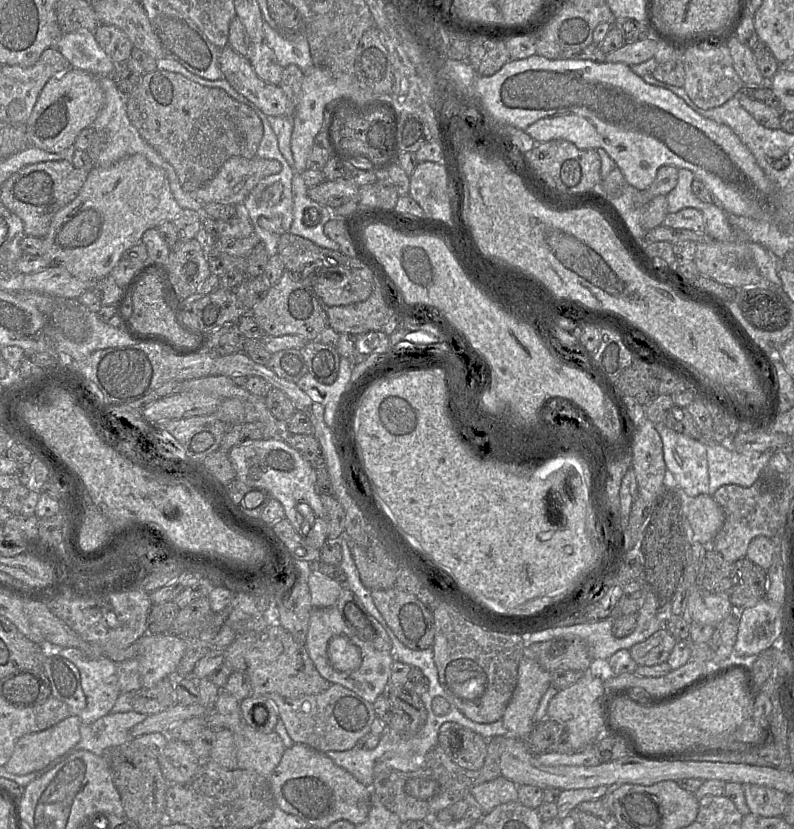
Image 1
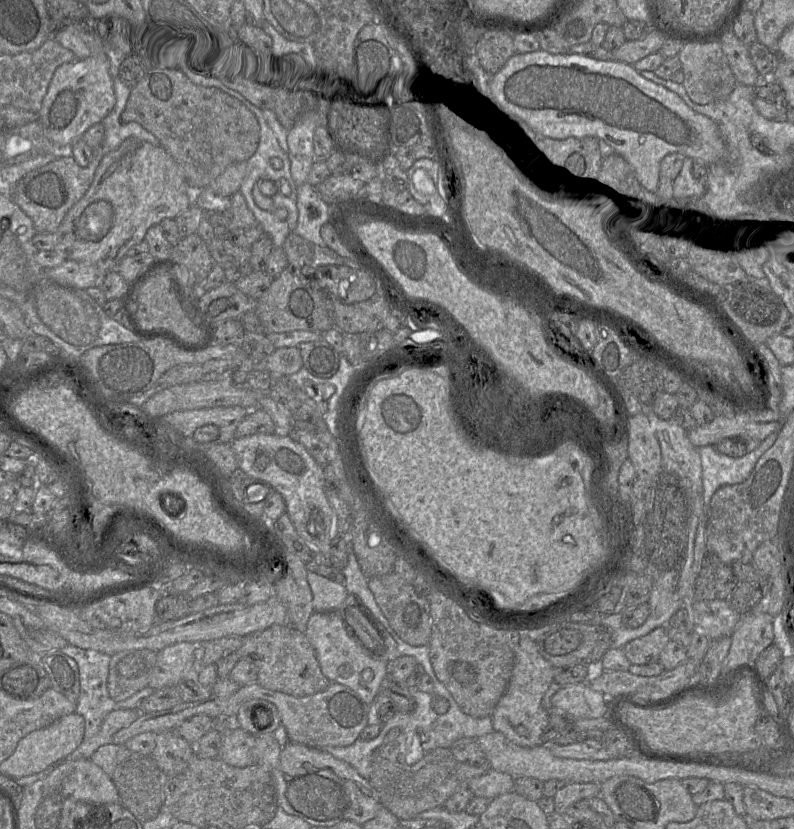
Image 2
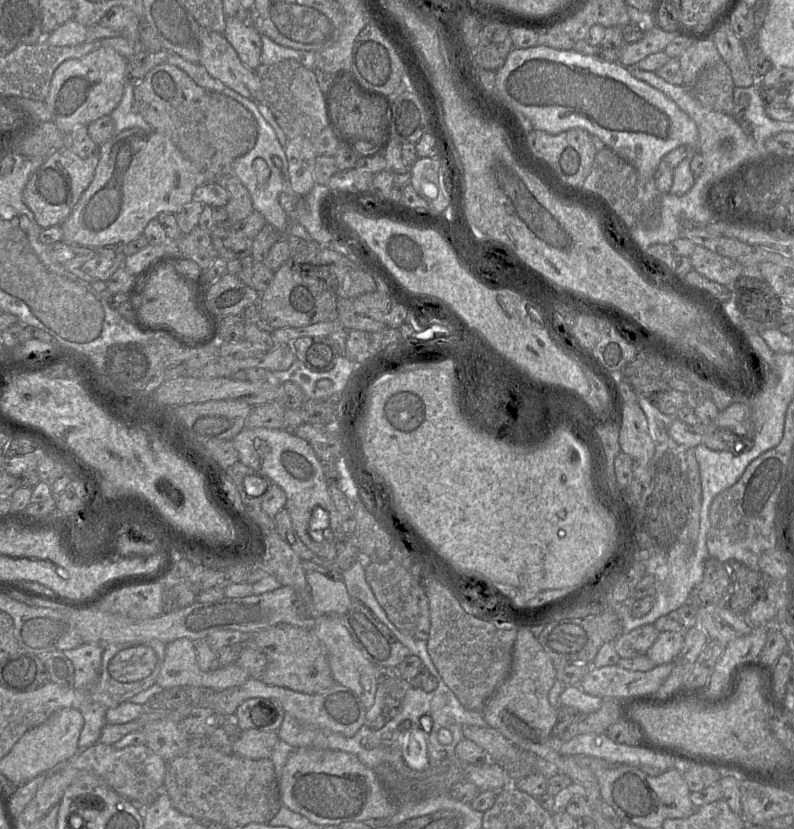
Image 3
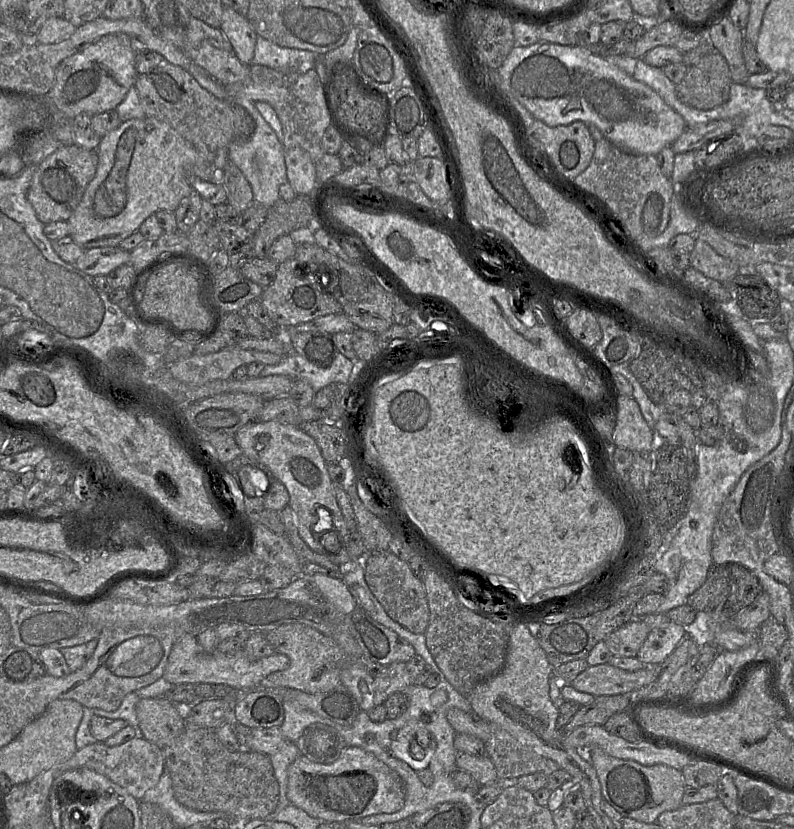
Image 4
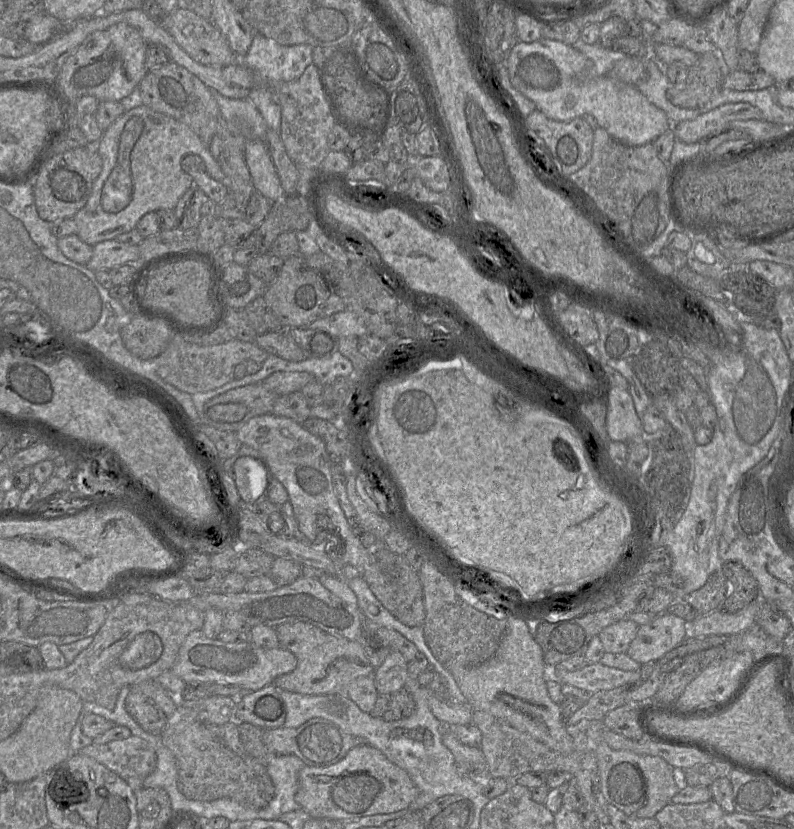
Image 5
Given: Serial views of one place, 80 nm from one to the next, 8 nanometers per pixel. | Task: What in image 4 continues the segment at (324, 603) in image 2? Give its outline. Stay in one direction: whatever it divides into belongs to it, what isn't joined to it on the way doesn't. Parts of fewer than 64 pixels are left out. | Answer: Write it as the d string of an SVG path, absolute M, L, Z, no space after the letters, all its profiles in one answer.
M315 573L312 580L326 600L339 612L350 614L356 608L356 601L340 576Z

